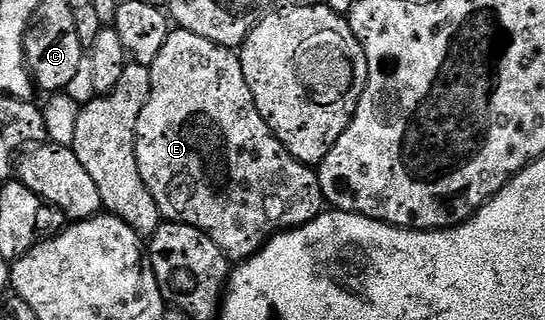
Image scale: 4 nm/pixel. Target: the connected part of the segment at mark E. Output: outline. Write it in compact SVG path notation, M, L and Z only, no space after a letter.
M180 28L170 29L167 36L167 44L155 56L151 72L151 92L147 96L147 104L143 104L143 112L139 112L139 124L137 125L137 143L135 144L135 156L139 160L139 176L143 176L143 184L151 196L155 196L155 204L159 208L162 219L167 222L182 222L191 228L199 228L215 244L225 257L234 263L240 264L253 254L258 254L269 243L270 238L280 234L282 230L292 230L298 226L305 226L311 220L315 220L326 209L327 203L323 196L323 188L319 184L317 170L312 166L305 166L267 128L263 116L259 116L259 108L255 108L255 100L251 96L251 88L243 76L241 59L228 46L220 46L203 36L195 36L195 32L187 32Z

